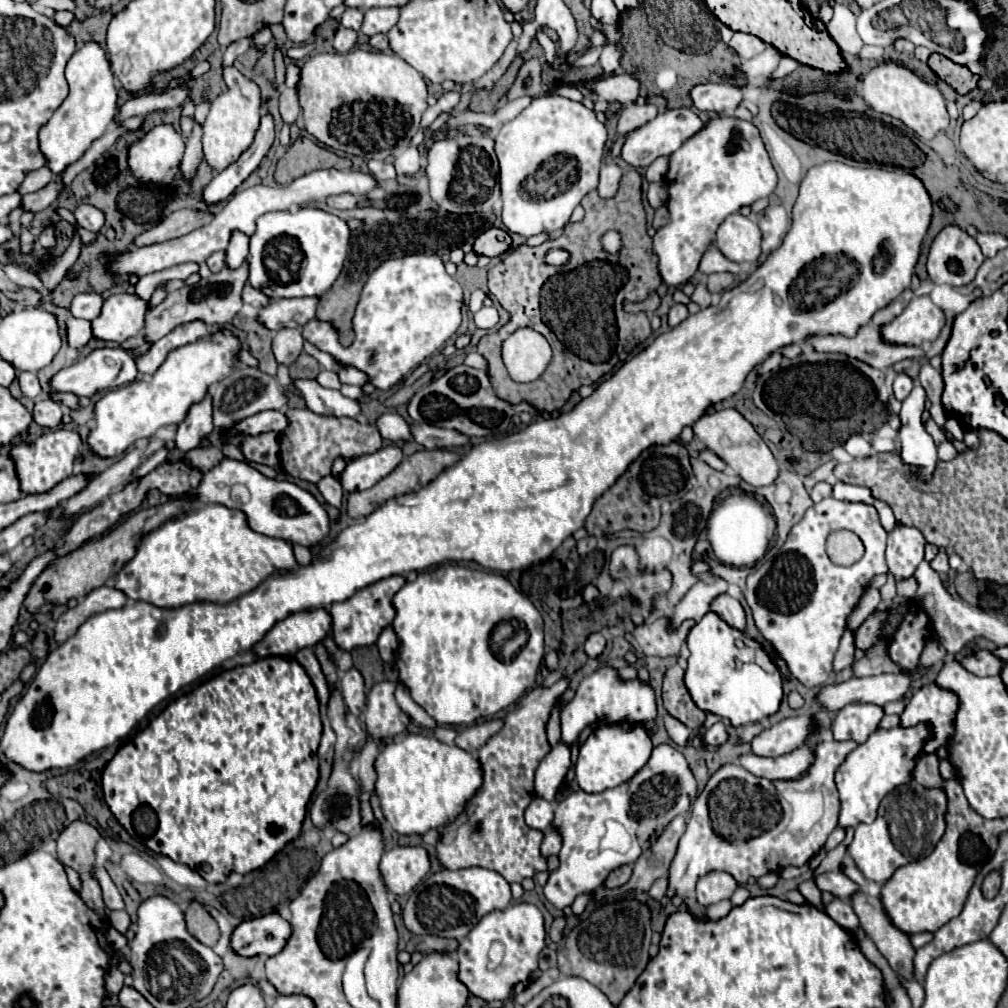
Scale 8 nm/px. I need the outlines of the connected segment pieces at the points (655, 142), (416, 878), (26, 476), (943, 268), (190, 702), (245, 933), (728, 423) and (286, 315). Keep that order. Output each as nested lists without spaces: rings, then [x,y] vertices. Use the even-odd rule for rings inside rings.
[[[689,108],[667,110],[667,112],[659,114],[655,120],[647,122],[643,128],[639,128],[635,132],[629,132],[621,156],[631,166],[649,166],[655,158],[665,156],[665,154],[673,154],[673,150],[681,148],[681,144],[685,140],[689,140],[693,134],[697,134],[697,130],[703,130],[703,126],[705,126],[705,122]]]
[[[393,846],[383,852],[381,874],[387,890],[397,896],[409,894],[429,872],[431,862],[423,846]]]
[[[63,428],[37,438],[37,442],[13,446],[11,458],[15,460],[23,494],[47,492],[49,480],[57,480],[57,474],[65,474],[65,470],[73,470],[73,458],[77,456],[79,446],[81,446],[81,436],[75,430],[63,430]]]
[[[945,226],[933,240],[927,272],[933,284],[951,284],[965,286],[969,284],[985,256],[975,238],[971,238],[959,226]]]
[[[269,656],[255,660],[251,664],[235,666],[231,670],[213,676],[211,680],[197,686],[193,692],[173,700],[145,730],[135,734],[135,740],[123,744],[113,760],[103,770],[103,792],[105,802],[109,804],[111,812],[119,820],[119,824],[135,838],[141,840],[147,848],[157,854],[169,856],[175,862],[187,864],[195,872],[199,872],[207,882],[225,882],[231,872],[247,874],[263,864],[267,864],[287,842],[295,840],[307,812],[307,802],[319,778],[319,762],[317,762],[317,746],[323,730],[321,716],[319,716],[319,702],[315,688],[305,674],[303,666],[291,656]]]
[[[277,912],[241,922],[231,934],[231,948],[239,956],[275,956],[291,936],[291,924]]]
[[[727,408],[707,414],[693,424],[693,434],[703,446],[713,450],[727,466],[731,466],[751,486],[769,486],[775,482],[779,472],[777,462],[771,450],[767,448],[767,444],[761,440],[761,436],[755,432],[751,422],[741,412]]]
[[[279,298],[259,310],[259,320],[269,330],[301,328],[315,318],[319,298]]]

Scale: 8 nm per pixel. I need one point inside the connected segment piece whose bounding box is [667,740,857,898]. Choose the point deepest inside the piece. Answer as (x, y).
(753, 840)

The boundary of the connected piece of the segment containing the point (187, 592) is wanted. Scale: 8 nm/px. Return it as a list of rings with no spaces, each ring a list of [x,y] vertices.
[[[205,504],[143,536],[135,558],[117,574],[115,588],[133,600],[161,608],[179,608],[191,602],[225,604],[241,594],[249,594],[269,574],[293,570],[293,566],[297,566],[293,548],[285,540],[253,532],[241,510]]]

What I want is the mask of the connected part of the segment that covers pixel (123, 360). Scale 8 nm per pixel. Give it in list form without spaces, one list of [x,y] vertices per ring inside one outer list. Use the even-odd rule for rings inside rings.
[[[101,348],[101,350],[93,350],[89,356],[85,356],[83,360],[79,360],[77,364],[59,370],[51,380],[51,388],[57,392],[73,392],[77,396],[95,396],[97,392],[103,390],[111,390],[111,388],[119,388],[123,384],[133,382],[137,376],[137,366],[133,356],[129,356],[123,348]]]

